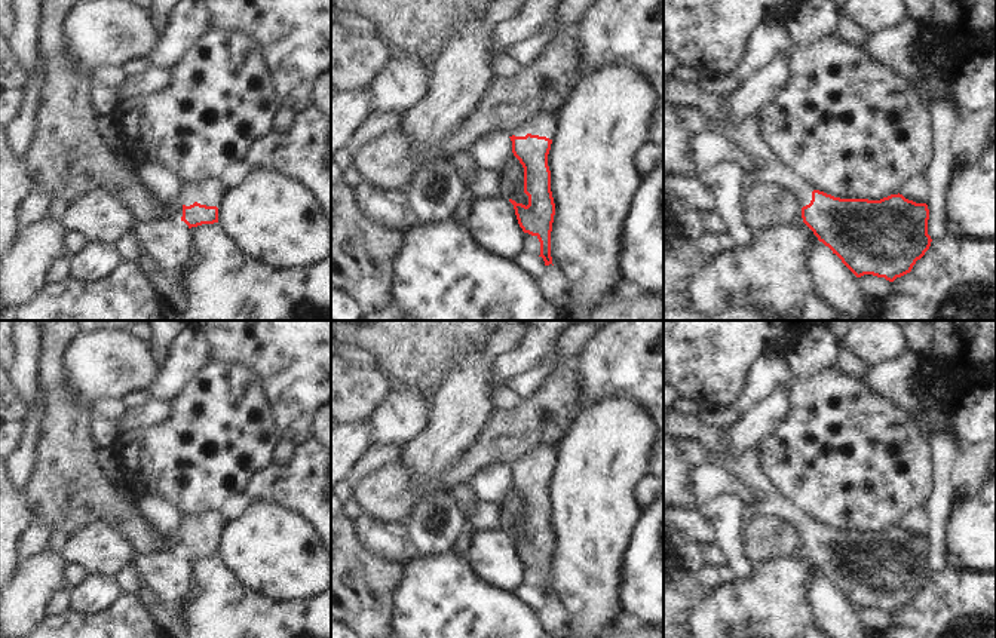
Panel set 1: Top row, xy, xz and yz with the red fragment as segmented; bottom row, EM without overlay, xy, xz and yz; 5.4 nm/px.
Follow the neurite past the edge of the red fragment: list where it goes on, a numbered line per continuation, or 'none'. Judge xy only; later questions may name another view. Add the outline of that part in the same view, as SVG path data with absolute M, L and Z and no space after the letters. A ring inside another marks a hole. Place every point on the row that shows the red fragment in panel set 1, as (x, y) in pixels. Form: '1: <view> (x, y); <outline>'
1: xy (210, 192); M206 178L191 185L194 202L206 206L218 206L226 194L226 188L218 178Z

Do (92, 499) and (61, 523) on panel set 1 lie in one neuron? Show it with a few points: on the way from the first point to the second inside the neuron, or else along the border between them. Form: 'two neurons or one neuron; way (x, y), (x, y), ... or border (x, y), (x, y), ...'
one neuron; way (85, 499), (69, 515)

